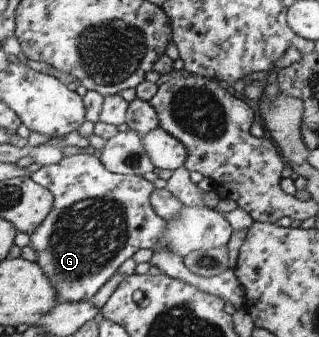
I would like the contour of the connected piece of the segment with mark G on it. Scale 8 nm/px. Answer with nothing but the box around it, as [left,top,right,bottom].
[29,154,244,310]

